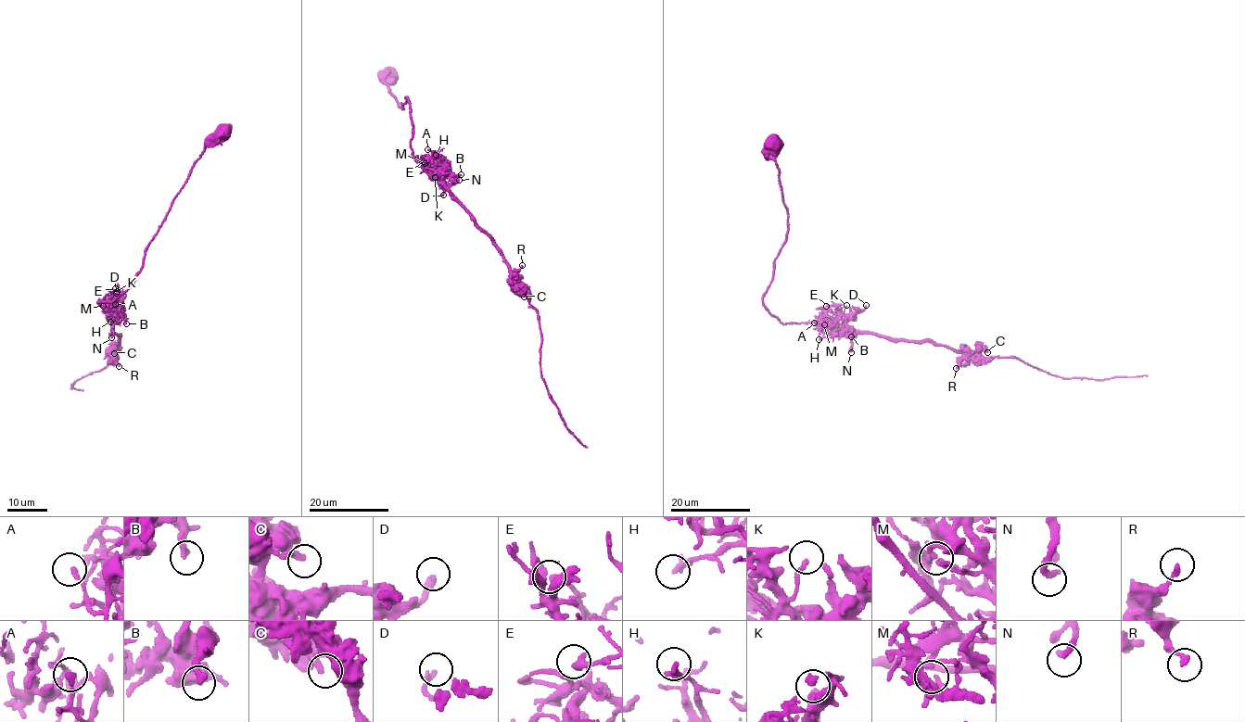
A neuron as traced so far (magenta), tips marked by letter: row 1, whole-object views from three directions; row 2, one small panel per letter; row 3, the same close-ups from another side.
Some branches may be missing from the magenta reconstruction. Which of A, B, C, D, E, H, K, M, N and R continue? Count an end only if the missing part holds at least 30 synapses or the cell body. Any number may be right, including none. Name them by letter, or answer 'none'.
none

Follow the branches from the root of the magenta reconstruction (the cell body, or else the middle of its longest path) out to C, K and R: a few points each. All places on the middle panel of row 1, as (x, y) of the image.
C: (388, 77), (387, 84), (399, 107), (404, 108), (401, 104), (408, 96), (413, 158), (497, 247), (524, 297)
K: (388, 77), (387, 84), (399, 107), (404, 108), (401, 104), (408, 96), (413, 158), (435, 177)
R: (388, 77), (399, 107), (408, 96), (413, 158), (487, 234), (511, 275), (522, 265)

